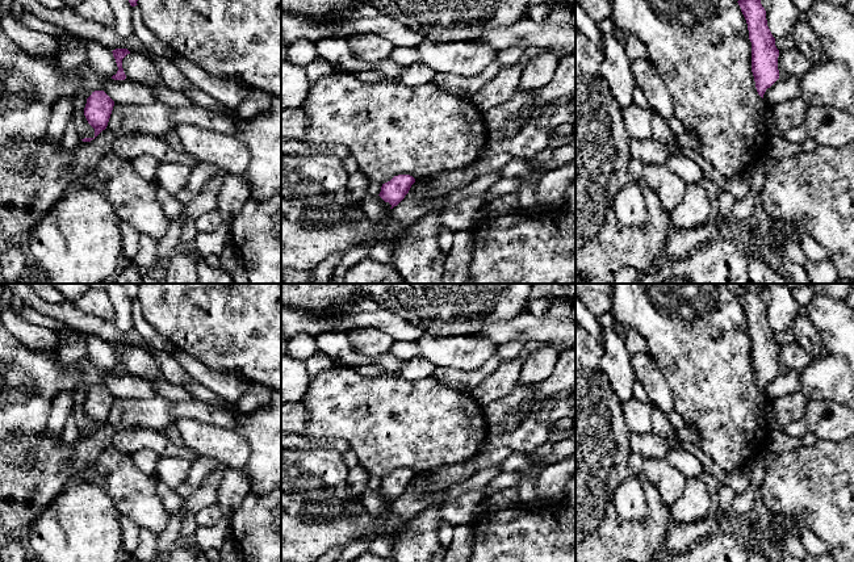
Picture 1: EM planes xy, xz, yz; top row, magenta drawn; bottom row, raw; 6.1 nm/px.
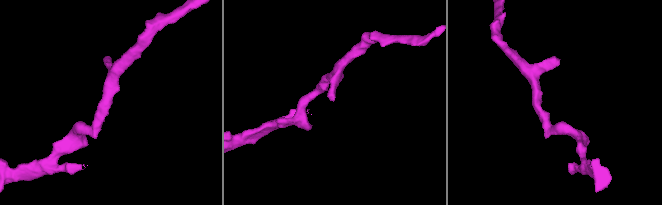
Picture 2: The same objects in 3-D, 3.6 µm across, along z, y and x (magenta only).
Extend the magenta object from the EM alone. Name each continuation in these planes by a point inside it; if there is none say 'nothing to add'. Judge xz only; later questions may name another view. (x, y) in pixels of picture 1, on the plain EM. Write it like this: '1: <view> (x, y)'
nothing to add

